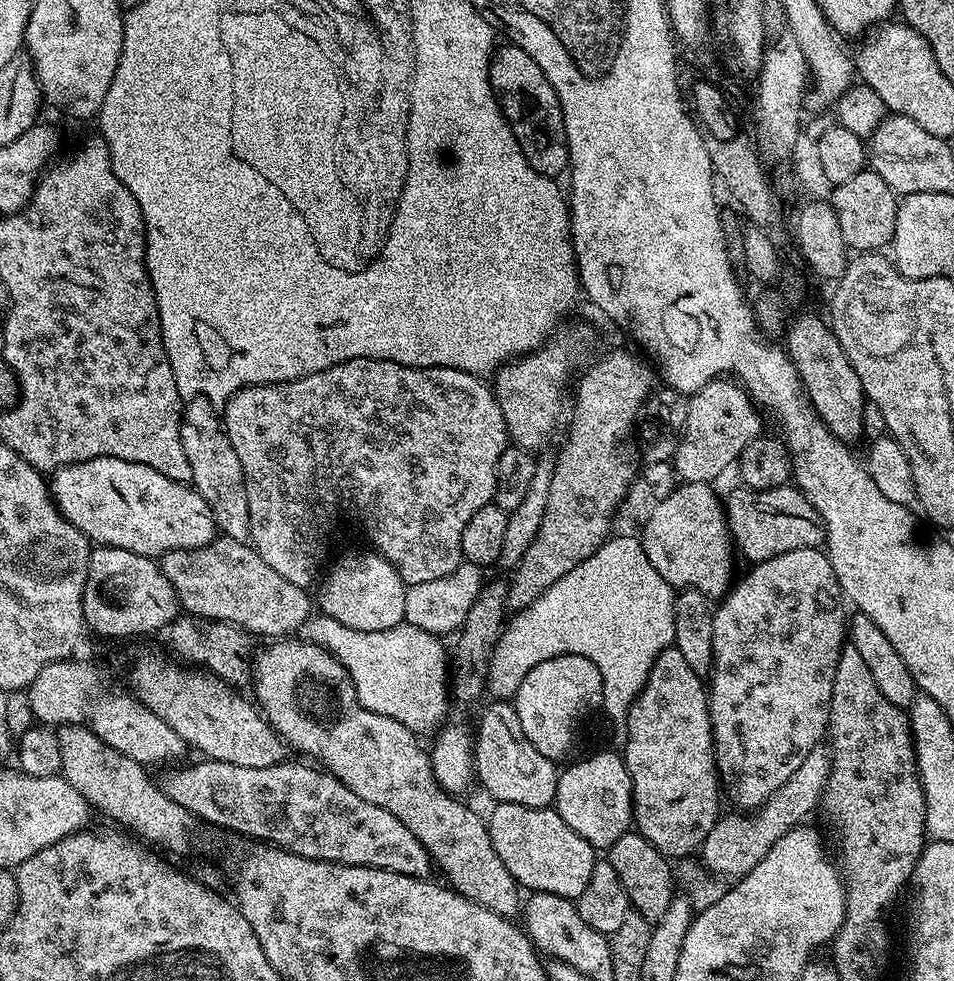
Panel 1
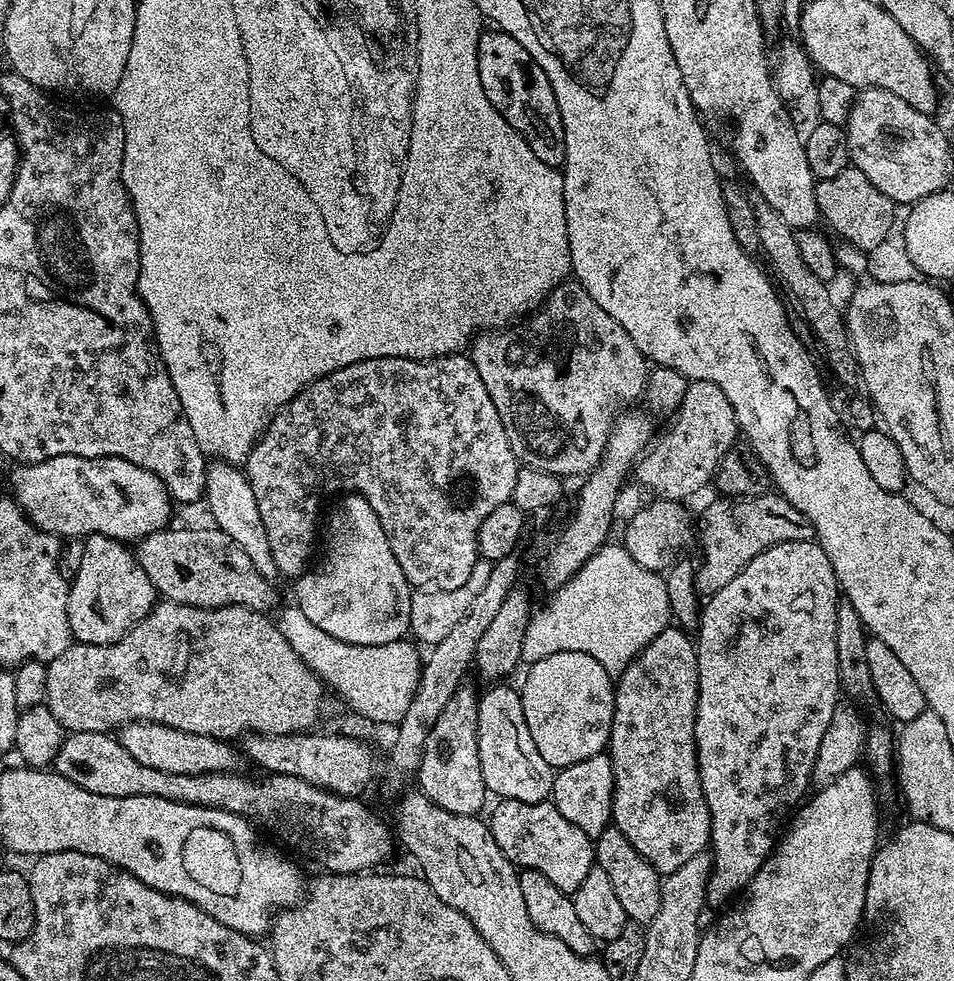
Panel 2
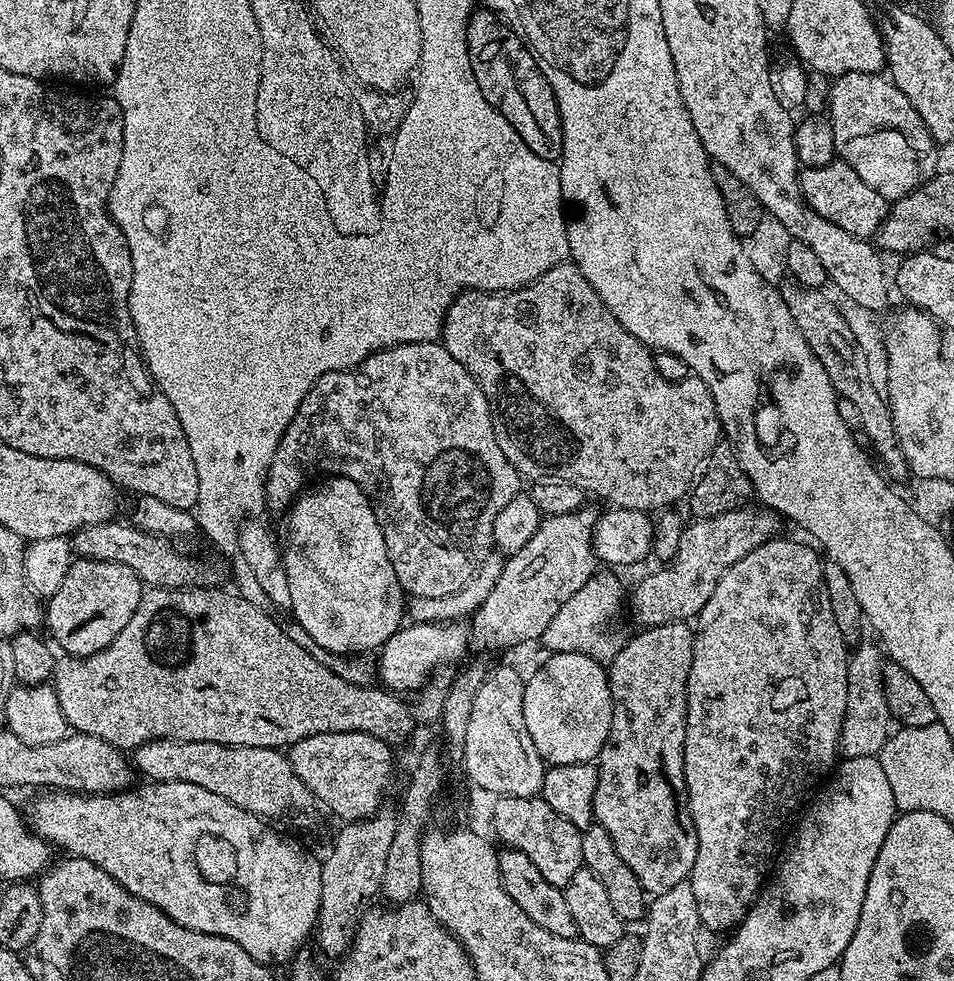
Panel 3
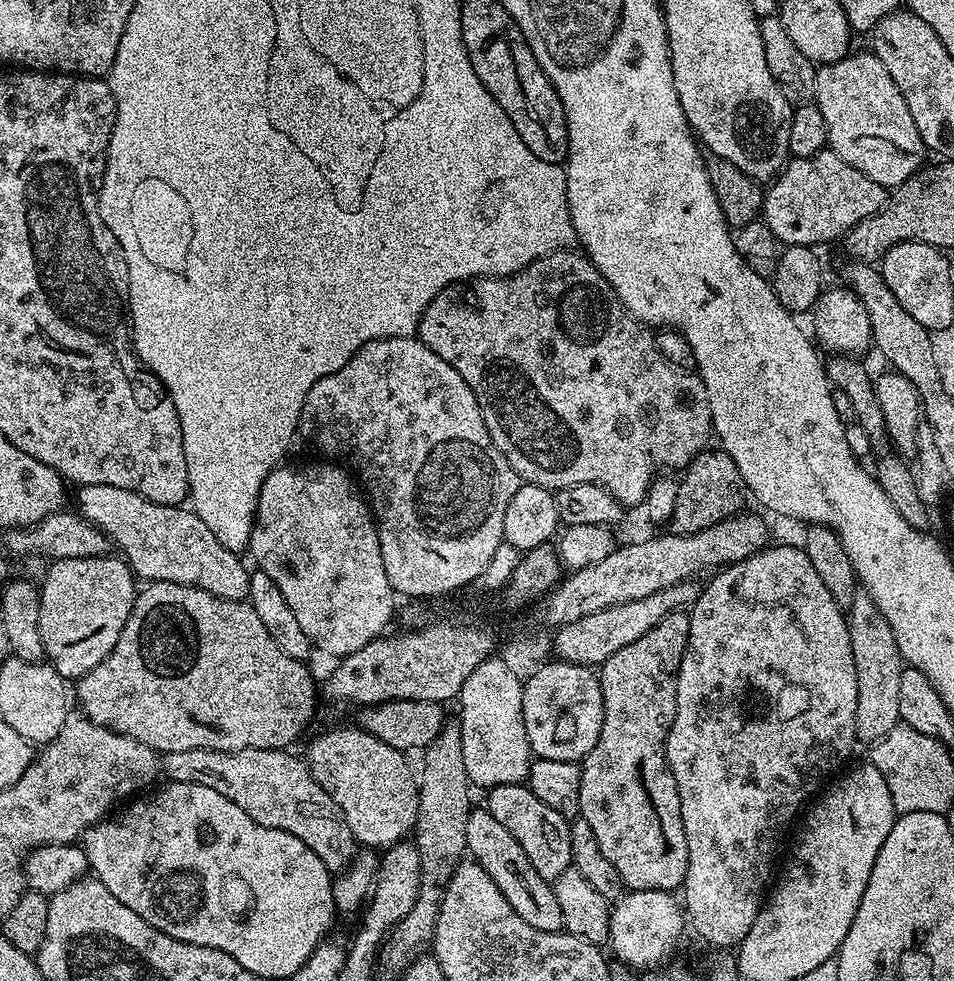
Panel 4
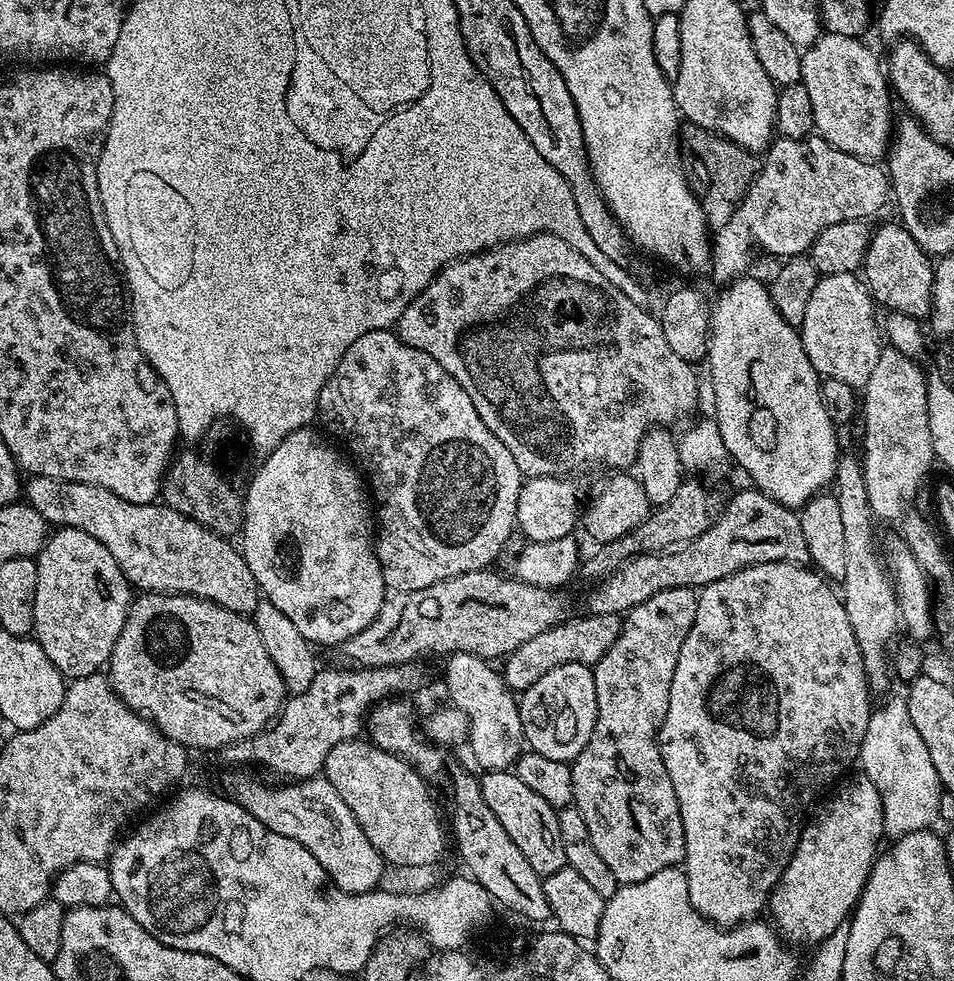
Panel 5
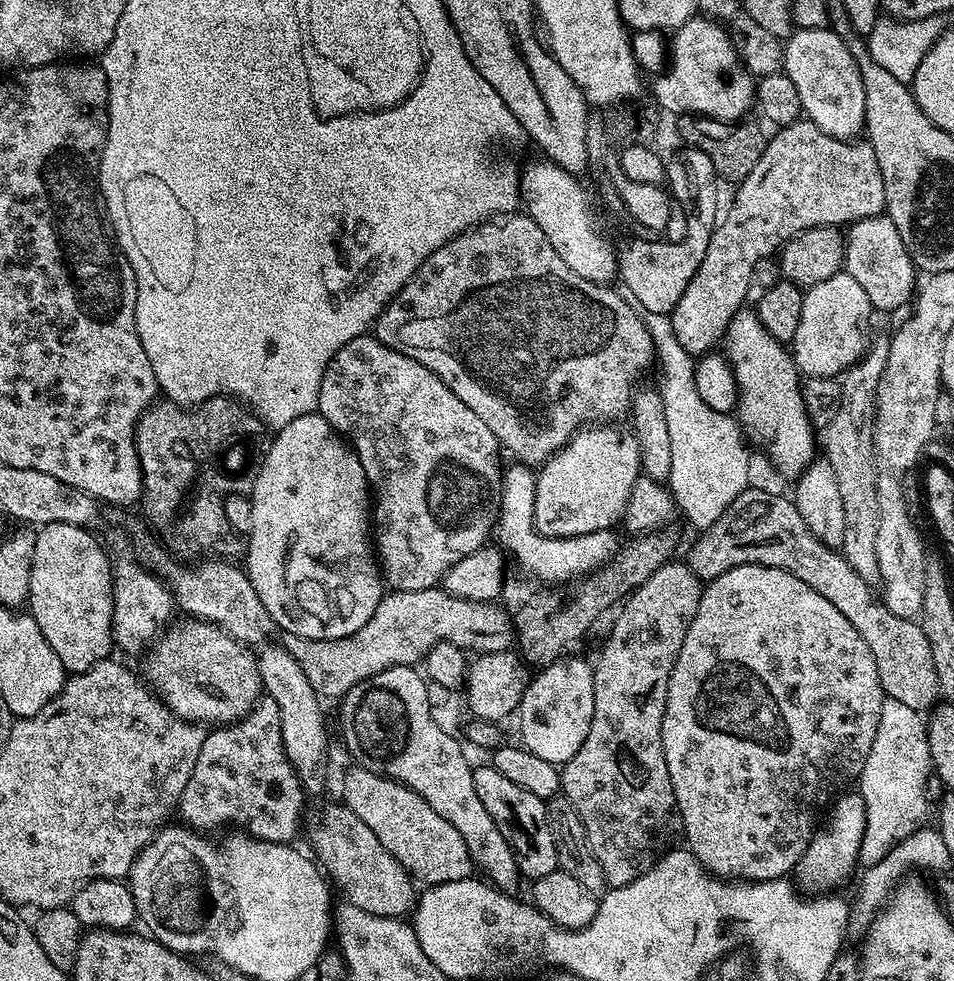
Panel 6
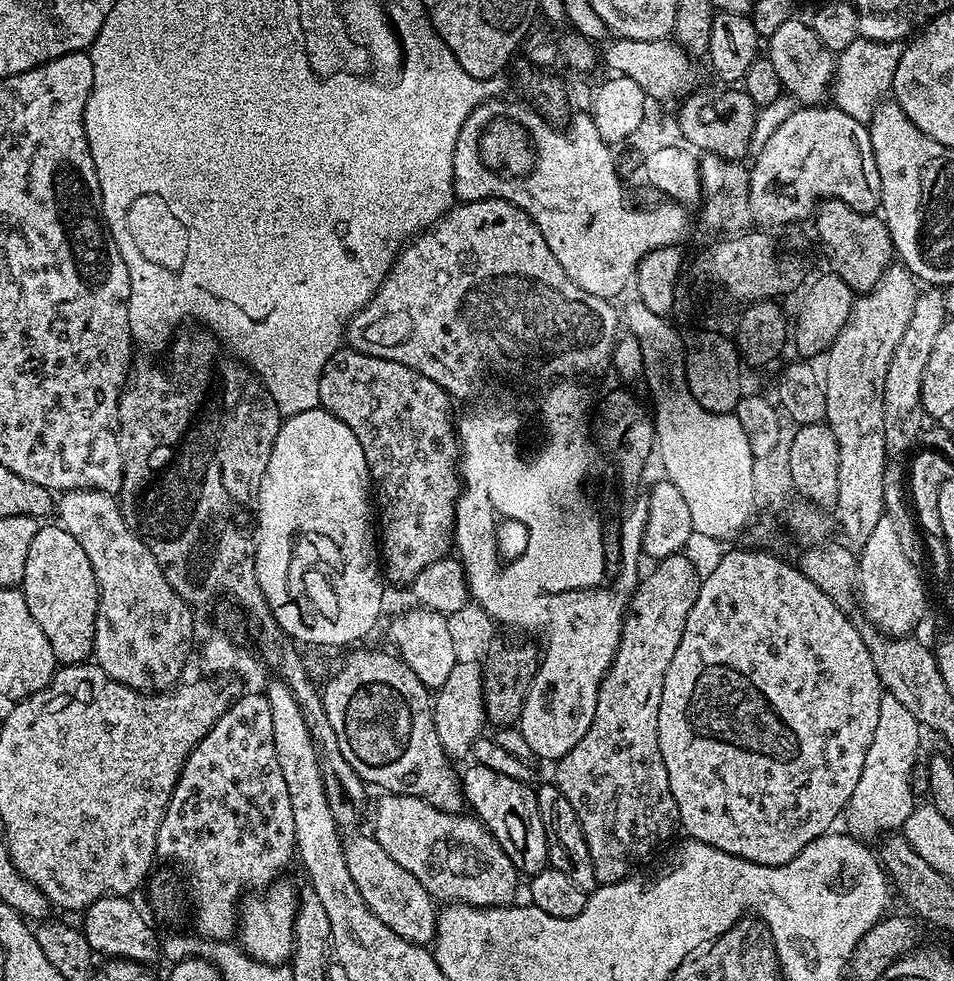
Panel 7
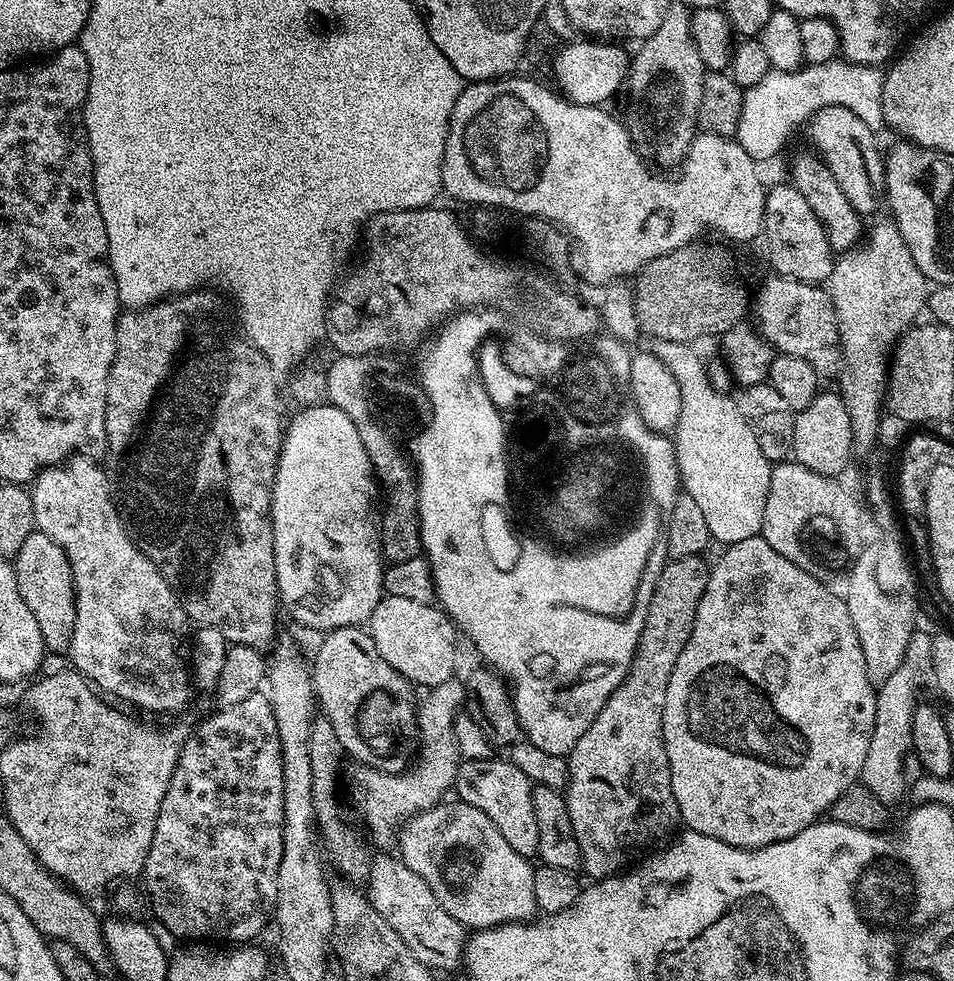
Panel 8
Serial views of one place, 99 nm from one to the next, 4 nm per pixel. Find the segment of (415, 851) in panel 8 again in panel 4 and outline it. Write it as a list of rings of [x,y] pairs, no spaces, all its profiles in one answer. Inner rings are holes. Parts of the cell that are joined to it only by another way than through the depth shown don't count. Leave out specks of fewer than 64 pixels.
[[[359,726],[324,732],[308,748],[306,763],[314,782],[342,810],[357,845],[383,850],[399,844],[413,831],[418,818],[418,776],[401,749],[386,746]]]

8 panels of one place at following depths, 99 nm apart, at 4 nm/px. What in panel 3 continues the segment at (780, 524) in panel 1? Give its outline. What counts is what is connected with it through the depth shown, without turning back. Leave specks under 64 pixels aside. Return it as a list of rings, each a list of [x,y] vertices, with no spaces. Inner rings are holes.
[[[745,506],[735,508],[726,514],[717,516],[706,516],[693,519],[693,524],[689,523],[684,529],[681,541],[678,543],[678,552],[674,555],[671,563],[667,566],[657,567],[657,572],[652,572],[649,576],[644,576],[636,584],[636,589],[630,592],[630,612],[636,615],[636,620],[644,628],[653,628],[663,624],[679,624],[681,622],[695,621],[699,616],[702,606],[710,602],[710,594],[714,594],[714,586],[722,578],[722,574],[734,562],[746,558],[750,550],[758,550],[768,540],[777,535],[776,527],[782,524],[781,517],[777,513],[763,507]]]

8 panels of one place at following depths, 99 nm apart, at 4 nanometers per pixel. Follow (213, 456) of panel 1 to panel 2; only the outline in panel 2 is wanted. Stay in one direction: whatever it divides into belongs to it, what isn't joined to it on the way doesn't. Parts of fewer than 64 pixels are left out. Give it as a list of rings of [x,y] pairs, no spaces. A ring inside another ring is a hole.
[[[212,462],[208,465],[208,477],[204,487],[204,500],[208,512],[212,515],[211,523],[220,528],[246,553],[250,562],[267,580],[275,581],[278,573],[274,566],[274,554],[270,554],[270,538],[266,538],[266,526],[262,526],[262,514],[258,514],[258,502],[250,486],[247,475],[237,465]]]

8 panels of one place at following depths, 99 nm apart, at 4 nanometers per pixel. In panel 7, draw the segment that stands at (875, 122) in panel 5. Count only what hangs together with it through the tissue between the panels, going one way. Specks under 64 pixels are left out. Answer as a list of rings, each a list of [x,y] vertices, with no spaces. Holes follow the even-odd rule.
[[[793,18],[782,22],[782,26],[778,26],[778,30],[767,37],[766,58],[774,62],[774,71],[778,73],[781,89],[793,101],[804,106],[816,106],[823,101],[820,100],[823,96],[829,95],[836,70],[834,53],[826,50],[822,42],[818,42],[818,34],[814,34],[812,27],[805,21],[803,24],[799,18]]]

